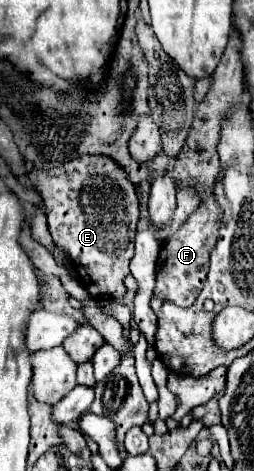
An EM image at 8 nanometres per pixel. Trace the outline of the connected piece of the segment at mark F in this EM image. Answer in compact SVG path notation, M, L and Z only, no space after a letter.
M206 196L202 208L192 212L186 224L182 224L180 230L162 246L156 270L154 298L164 302L180 302L180 308L190 308L196 302L208 274L210 250L218 238L218 216L222 216L222 212L218 212L218 204Z

